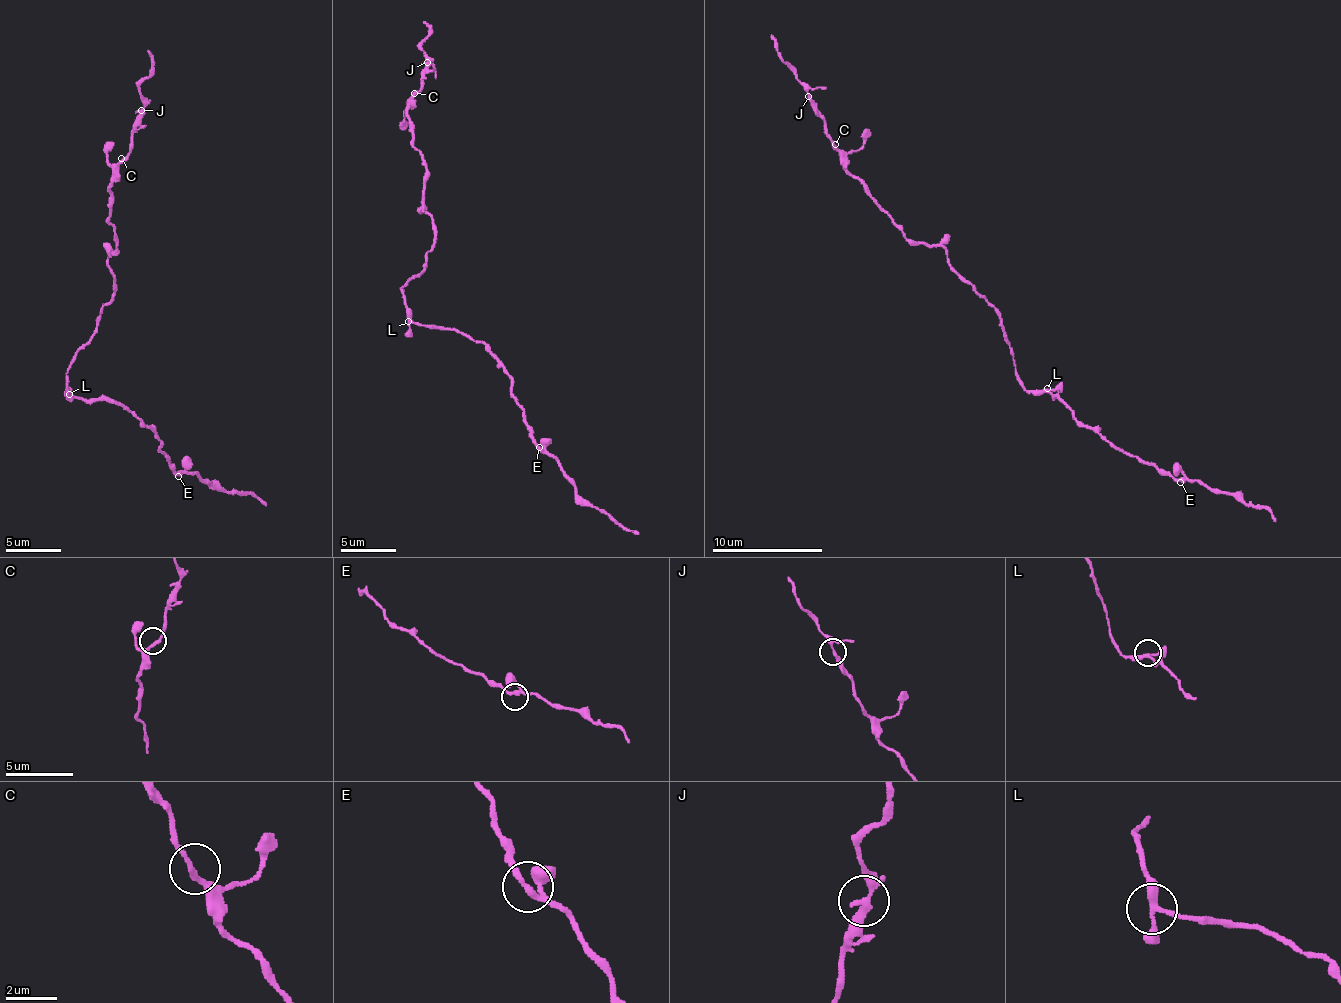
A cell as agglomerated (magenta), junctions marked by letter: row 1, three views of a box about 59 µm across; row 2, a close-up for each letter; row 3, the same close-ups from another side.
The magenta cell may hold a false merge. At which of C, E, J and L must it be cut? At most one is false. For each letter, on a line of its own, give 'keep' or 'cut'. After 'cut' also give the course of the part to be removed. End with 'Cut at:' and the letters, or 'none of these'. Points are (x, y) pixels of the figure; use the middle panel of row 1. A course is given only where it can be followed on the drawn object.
C: keep
E: keep
J: keep
L: keep
Cut at: none of these

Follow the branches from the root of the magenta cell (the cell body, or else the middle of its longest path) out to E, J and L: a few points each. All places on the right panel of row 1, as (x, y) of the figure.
E: (1006, 342), (1016, 363), (1016, 380), (1027, 391), (1056, 396), (1079, 422), (1143, 463), (1154, 462), (1180, 482)
J: (1006, 342), (999, 315), (951, 266), (945, 249), (912, 244), (845, 166), (845, 155), (809, 96)
L: (1006, 342), (1016, 363), (1016, 380), (1027, 391), (1047, 388)

